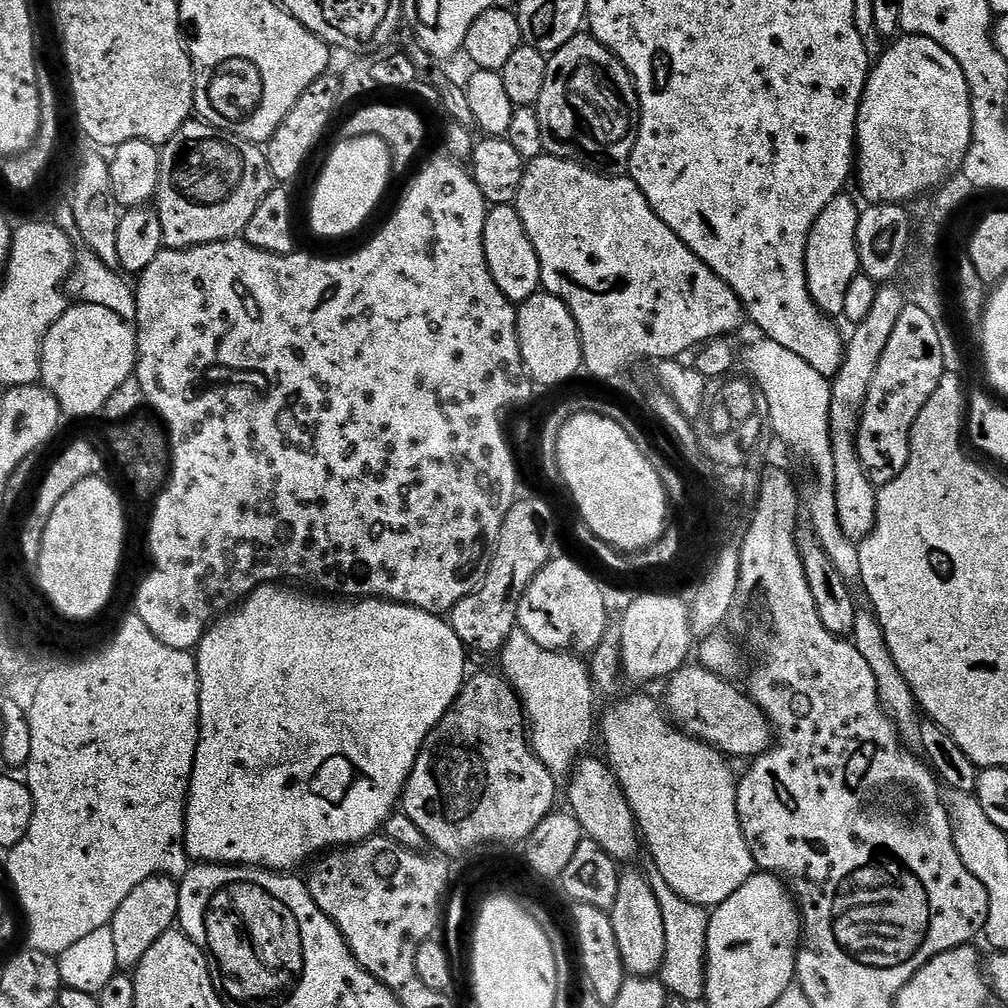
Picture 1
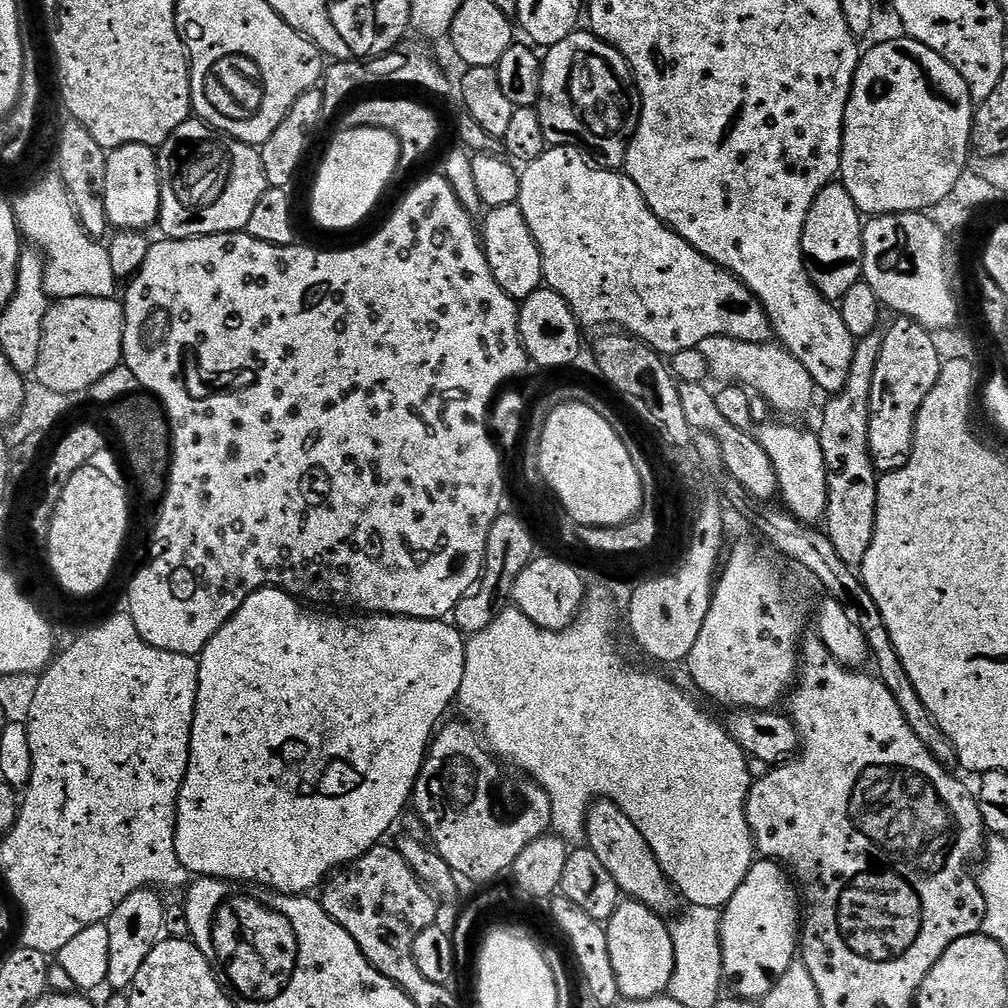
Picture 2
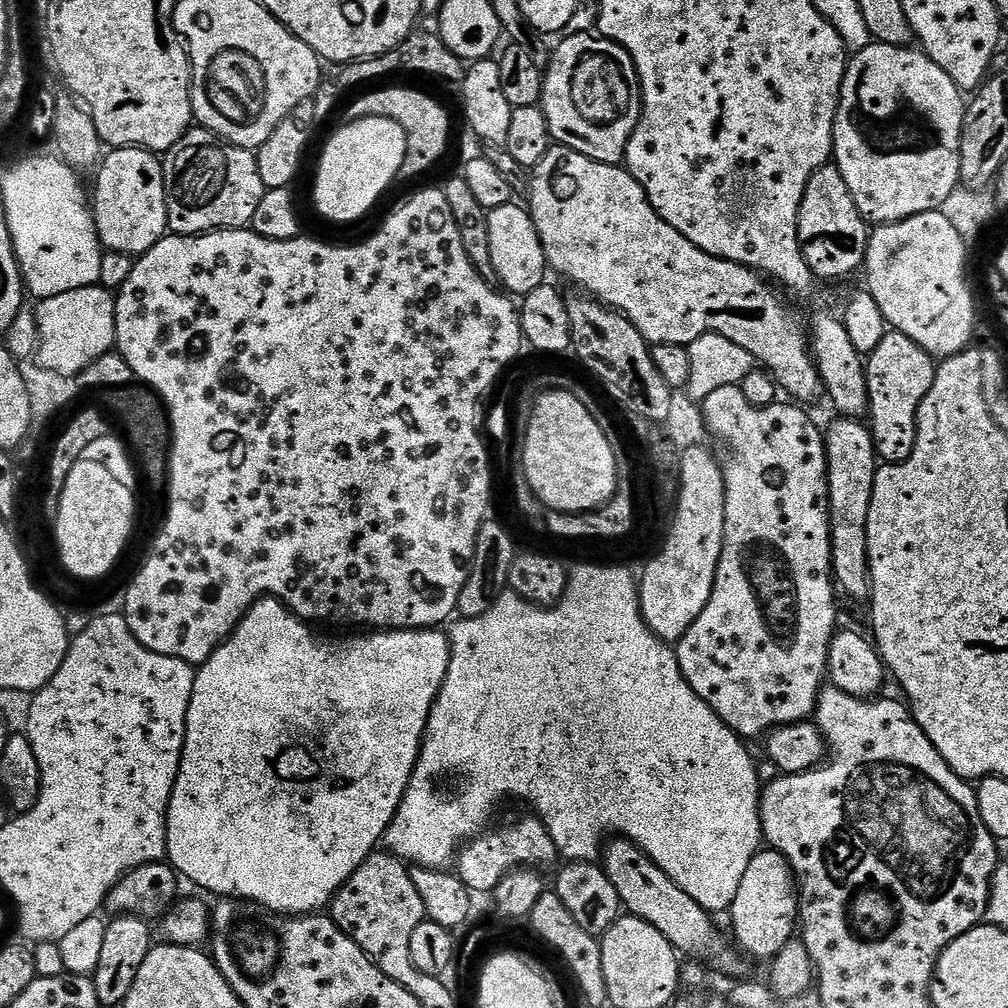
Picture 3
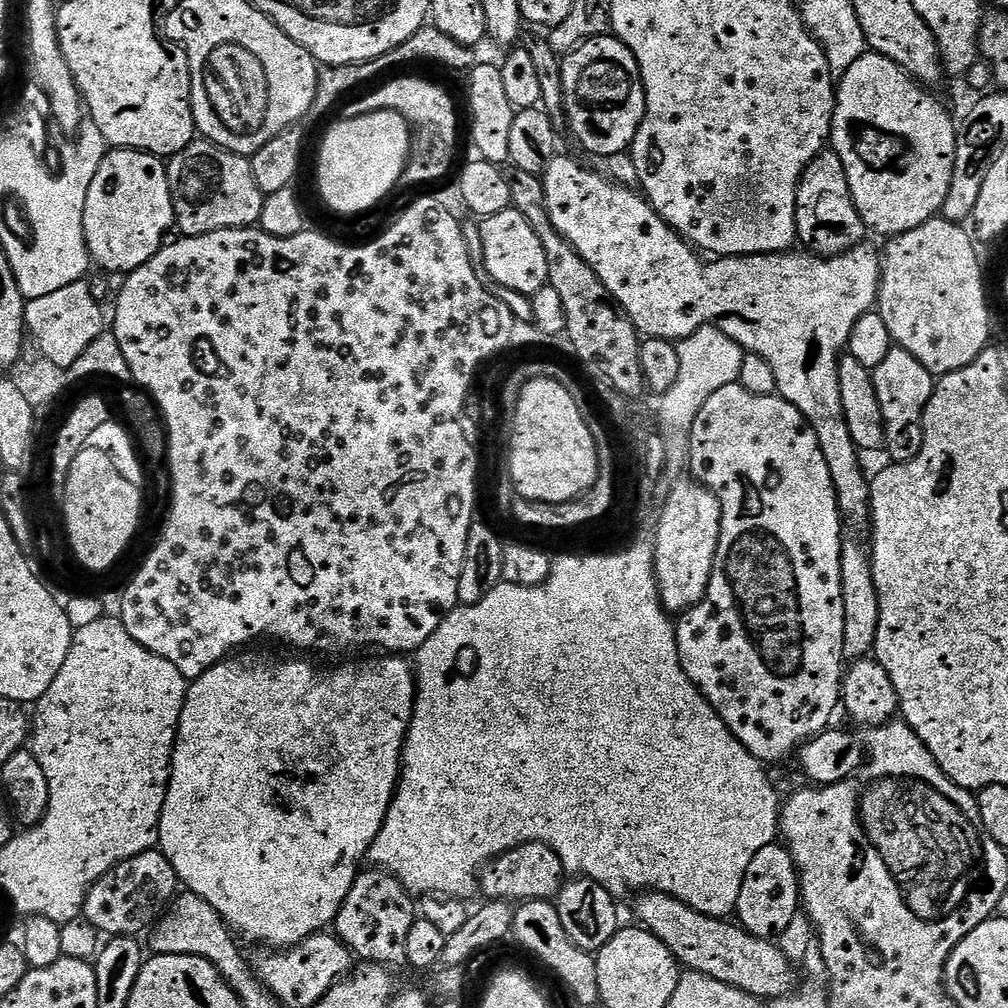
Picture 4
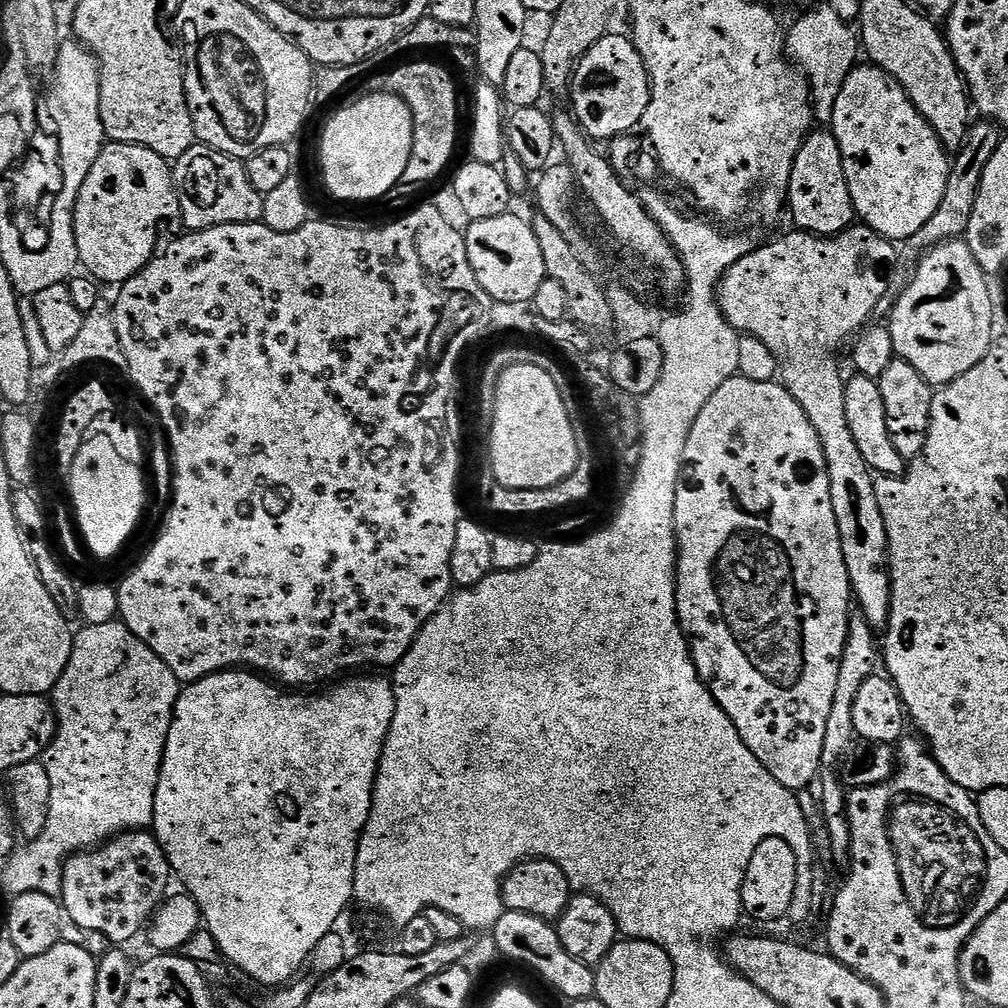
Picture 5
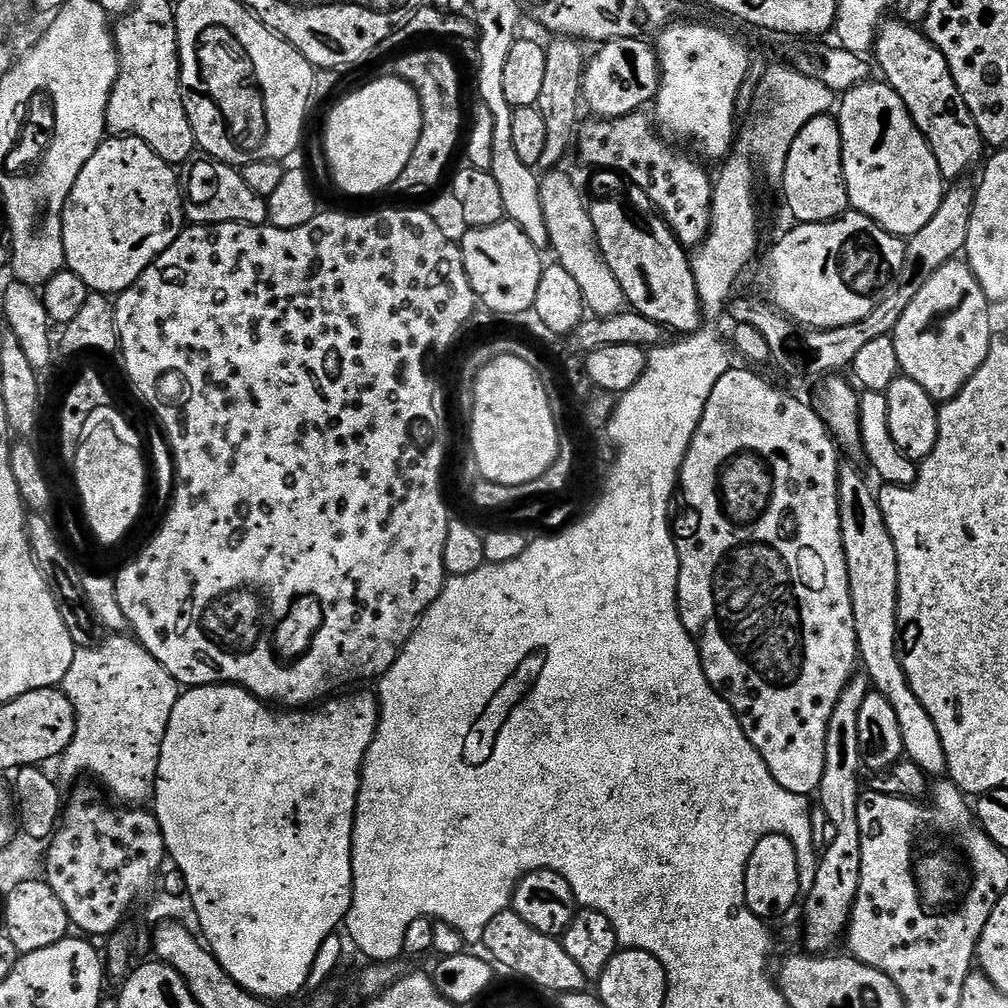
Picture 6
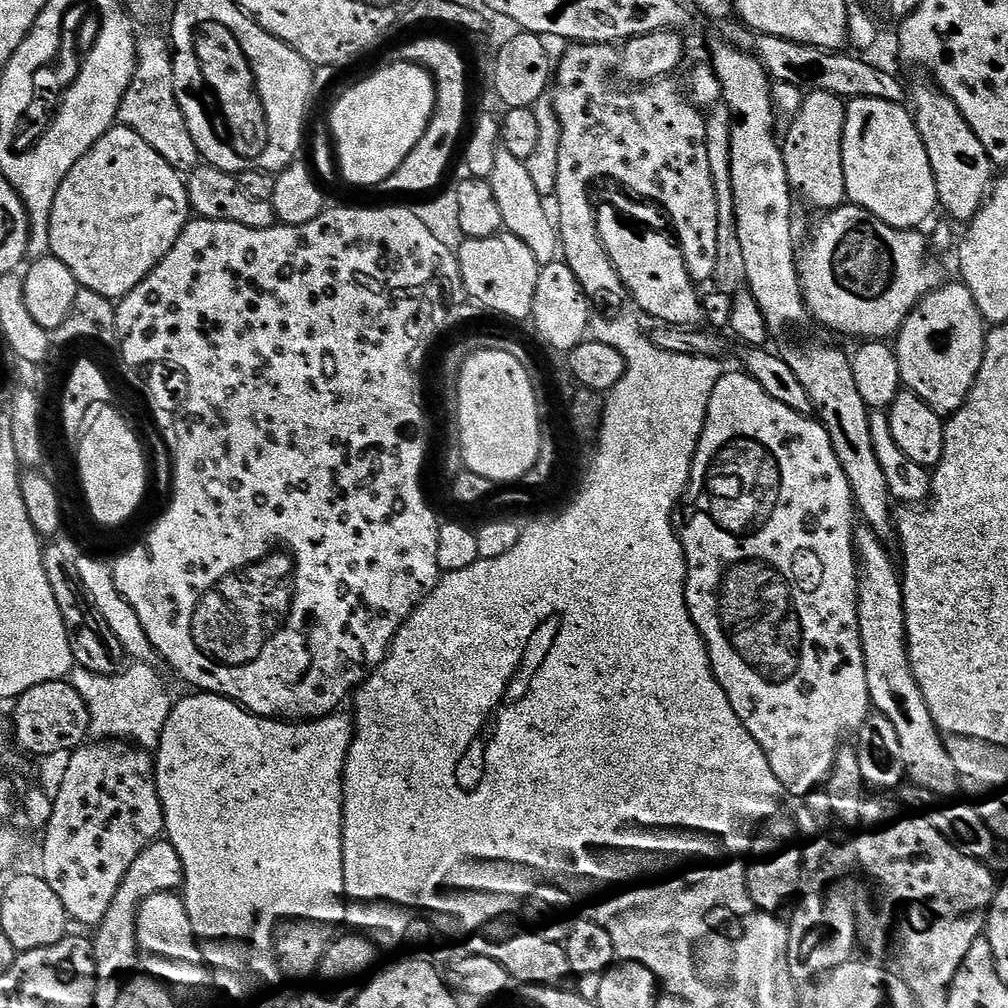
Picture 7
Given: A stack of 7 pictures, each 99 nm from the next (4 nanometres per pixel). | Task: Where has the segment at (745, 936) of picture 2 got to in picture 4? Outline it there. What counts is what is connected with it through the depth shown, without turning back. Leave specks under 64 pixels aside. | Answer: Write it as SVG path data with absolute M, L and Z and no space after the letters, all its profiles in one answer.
M776 842L770 843L758 850L758 854L754 854L744 875L740 897L734 909L735 915L740 915L739 923L747 932L765 938L783 937L790 922L794 922L802 908L800 874L796 870L796 863L787 847L780 845L779 848L778 845Z

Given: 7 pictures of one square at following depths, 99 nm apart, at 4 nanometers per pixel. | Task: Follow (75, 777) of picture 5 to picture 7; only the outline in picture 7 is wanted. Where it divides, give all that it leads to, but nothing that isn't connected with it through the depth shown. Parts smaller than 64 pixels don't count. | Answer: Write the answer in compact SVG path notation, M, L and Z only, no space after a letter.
M132 662L115 676L94 674L81 667L71 673L70 682L88 707L93 737L101 741L127 741L145 750L159 748L174 700L168 697L168 688L156 670L153 665Z

